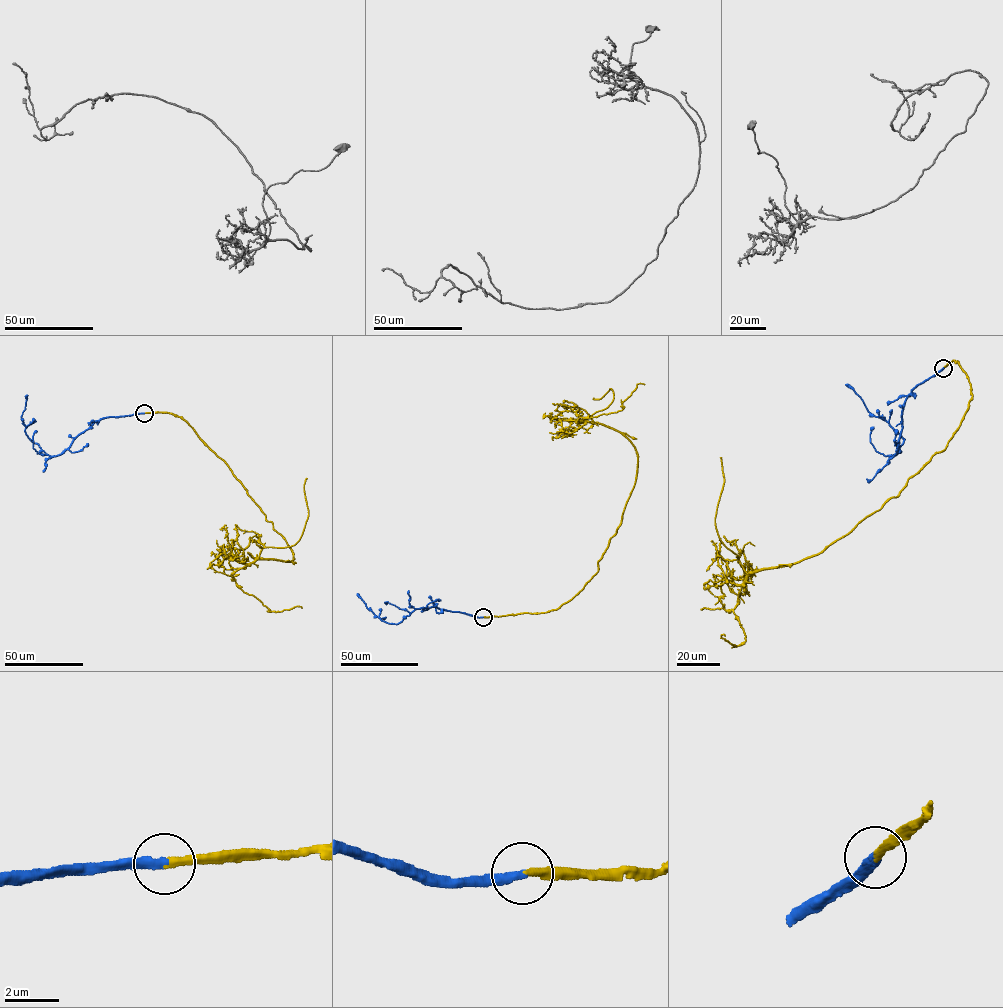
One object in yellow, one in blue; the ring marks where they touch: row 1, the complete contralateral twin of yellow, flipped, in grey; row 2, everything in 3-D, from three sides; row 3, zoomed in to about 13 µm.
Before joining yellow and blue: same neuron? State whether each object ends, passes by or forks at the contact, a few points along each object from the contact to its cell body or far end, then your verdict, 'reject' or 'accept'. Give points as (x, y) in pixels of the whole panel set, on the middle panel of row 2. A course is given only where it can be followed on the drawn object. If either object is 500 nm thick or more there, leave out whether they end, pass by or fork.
yellow ends; blue ends; course yellow (483, 617), (556, 609), (597, 572), (634, 484), (637, 454), (620, 432), (577, 421), (620, 411), (645, 384); course blue (483, 617), (432, 606), (415, 608), (396, 624), (387, 623), (367, 608), (357, 593); accept

